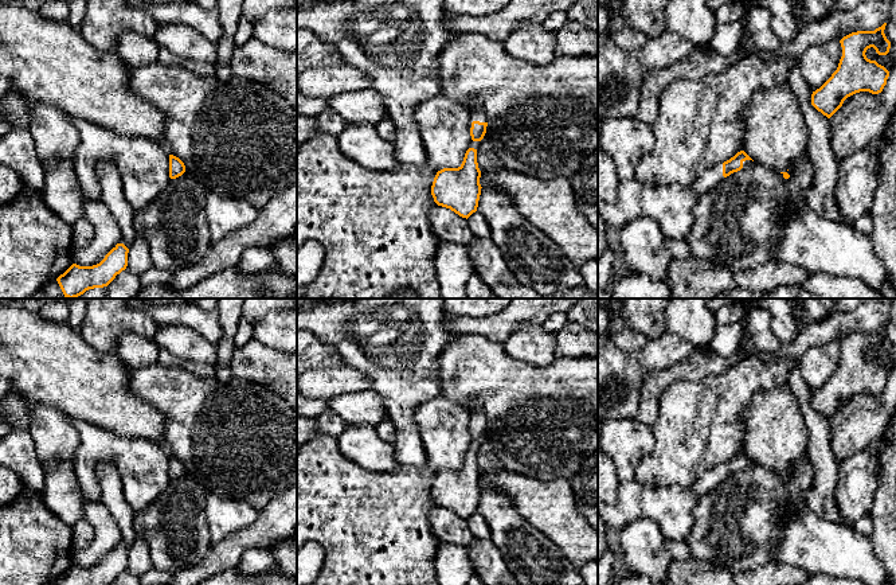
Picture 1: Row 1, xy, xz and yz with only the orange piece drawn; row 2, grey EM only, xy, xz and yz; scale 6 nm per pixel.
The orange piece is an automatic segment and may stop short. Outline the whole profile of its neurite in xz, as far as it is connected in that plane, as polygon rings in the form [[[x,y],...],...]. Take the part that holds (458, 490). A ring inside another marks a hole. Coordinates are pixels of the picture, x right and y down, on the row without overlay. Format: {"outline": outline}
{"outline": [[[472,403],[466,409],[470,414],[472,442],[458,469],[443,469],[437,473],[431,496],[438,507],[450,510],[462,519],[469,519],[477,512],[481,496],[481,472],[477,464],[477,451],[484,440],[488,428],[488,418],[484,410]]]}

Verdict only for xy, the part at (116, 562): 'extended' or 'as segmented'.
as segmented

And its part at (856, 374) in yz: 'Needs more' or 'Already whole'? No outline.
Already whole

